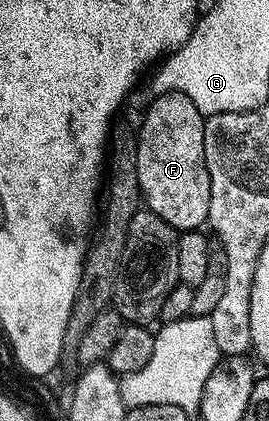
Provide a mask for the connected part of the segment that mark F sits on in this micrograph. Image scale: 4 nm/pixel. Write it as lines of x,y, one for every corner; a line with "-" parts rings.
172,90
166,94
158,94
152,99
149,111
145,114
145,123
141,131
136,131
137,139
137,188
141,192
144,209
150,210
159,216
173,230
184,232
186,230
201,230
209,221
209,173
203,152
203,128
205,118
179,92

